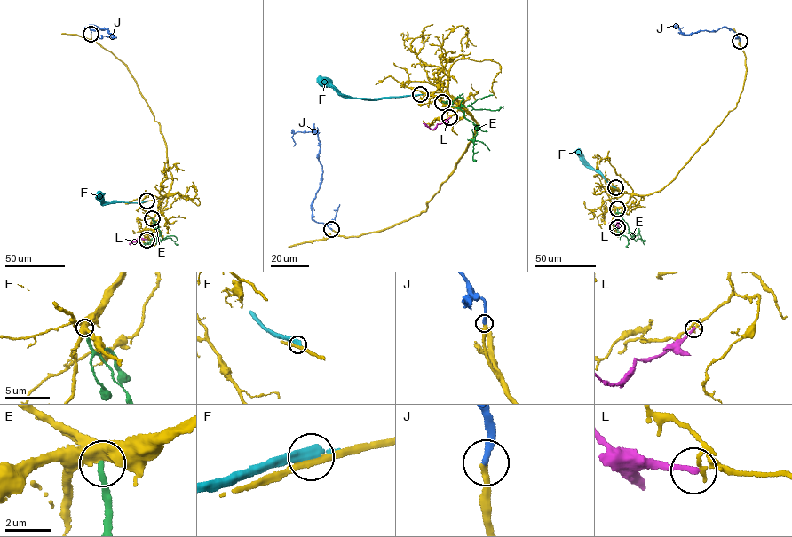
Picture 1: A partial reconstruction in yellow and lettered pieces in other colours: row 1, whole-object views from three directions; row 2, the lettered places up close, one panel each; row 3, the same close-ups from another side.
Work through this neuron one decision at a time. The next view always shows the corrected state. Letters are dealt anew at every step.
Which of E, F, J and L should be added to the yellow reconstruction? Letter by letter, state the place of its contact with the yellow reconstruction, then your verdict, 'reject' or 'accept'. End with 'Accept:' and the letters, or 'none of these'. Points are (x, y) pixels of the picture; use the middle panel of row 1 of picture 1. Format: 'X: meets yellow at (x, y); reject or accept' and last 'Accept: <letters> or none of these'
E: meets yellow at (442, 102); reject
F: meets yellow at (420, 94); reject
J: meets yellow at (331, 229); accept
L: meets yellow at (449, 117); reject
Accept: J

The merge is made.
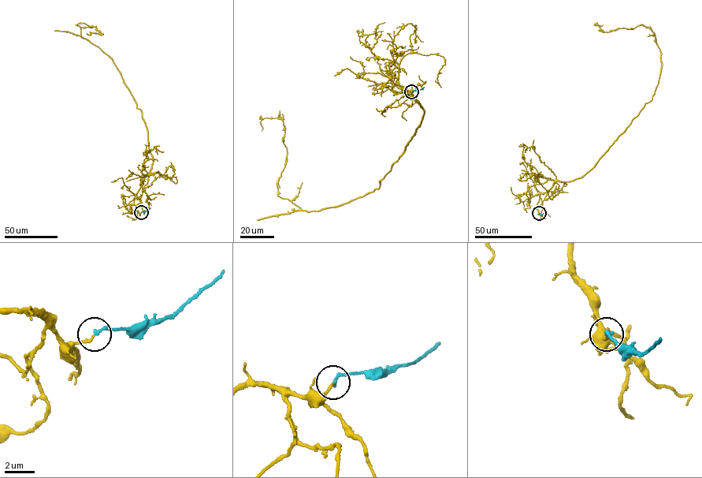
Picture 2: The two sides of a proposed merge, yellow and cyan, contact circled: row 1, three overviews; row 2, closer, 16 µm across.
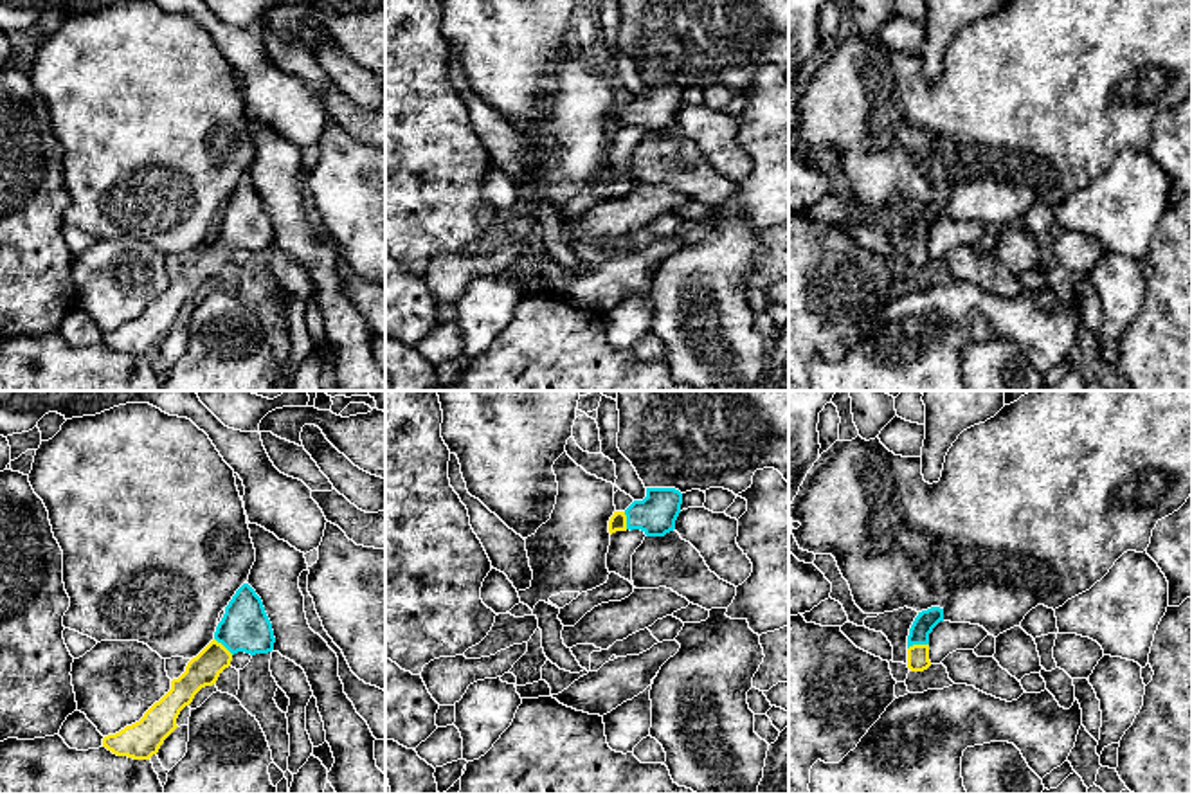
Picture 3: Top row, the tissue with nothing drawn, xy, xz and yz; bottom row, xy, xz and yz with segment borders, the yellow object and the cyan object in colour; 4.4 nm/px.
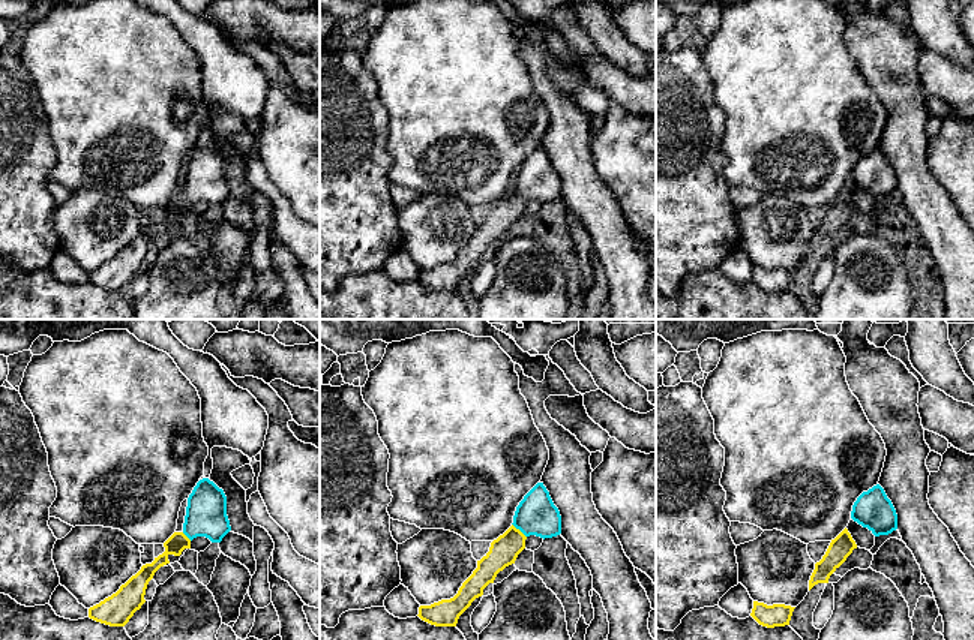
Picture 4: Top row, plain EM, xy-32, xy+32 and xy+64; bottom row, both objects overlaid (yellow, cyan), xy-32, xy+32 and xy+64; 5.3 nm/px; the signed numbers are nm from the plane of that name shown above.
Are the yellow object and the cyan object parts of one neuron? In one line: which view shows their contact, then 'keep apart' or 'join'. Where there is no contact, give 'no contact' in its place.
yz | join

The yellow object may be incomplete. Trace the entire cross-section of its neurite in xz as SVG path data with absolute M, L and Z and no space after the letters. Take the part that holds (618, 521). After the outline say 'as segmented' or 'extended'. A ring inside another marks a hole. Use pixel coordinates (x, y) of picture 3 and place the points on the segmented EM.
M646 488L643 501L634 501L625 511L614 511L609 533L641 529L646 537L664 537L675 529L682 493L675 488Z | extended

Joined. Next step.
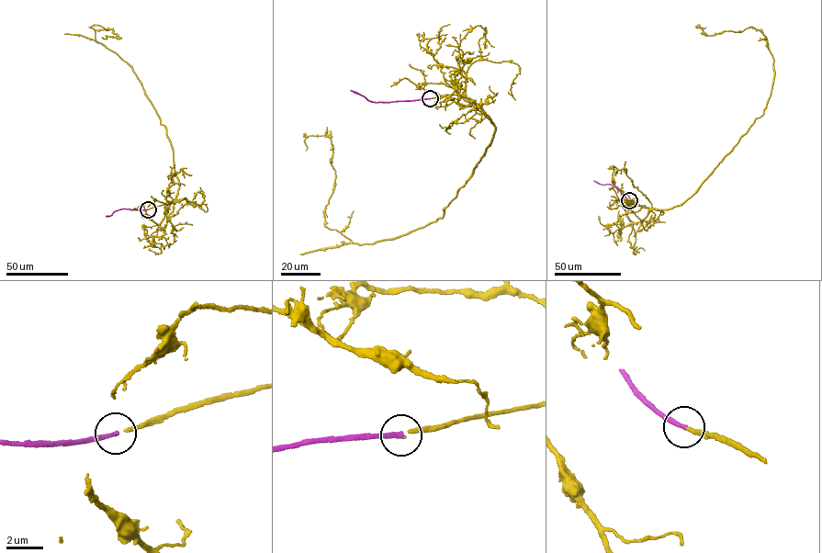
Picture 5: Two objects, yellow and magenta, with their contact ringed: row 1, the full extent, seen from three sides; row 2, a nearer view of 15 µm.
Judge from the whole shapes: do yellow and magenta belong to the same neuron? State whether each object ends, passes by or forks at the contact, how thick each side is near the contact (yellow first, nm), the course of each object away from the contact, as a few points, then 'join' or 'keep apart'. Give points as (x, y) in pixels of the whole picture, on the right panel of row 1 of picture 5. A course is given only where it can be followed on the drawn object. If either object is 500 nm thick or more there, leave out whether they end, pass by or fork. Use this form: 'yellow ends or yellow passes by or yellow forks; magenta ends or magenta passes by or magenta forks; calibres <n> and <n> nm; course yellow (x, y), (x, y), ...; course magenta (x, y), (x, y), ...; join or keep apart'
yellow ends; magenta ends; calibres 160 and 280 nm; course yellow (630, 200), (682, 203), (763, 113), (774, 74), (767, 39), (751, 27), (708, 35), (696, 26), (705, 27); course magenta (629, 200), (617, 187), (593, 180); join

